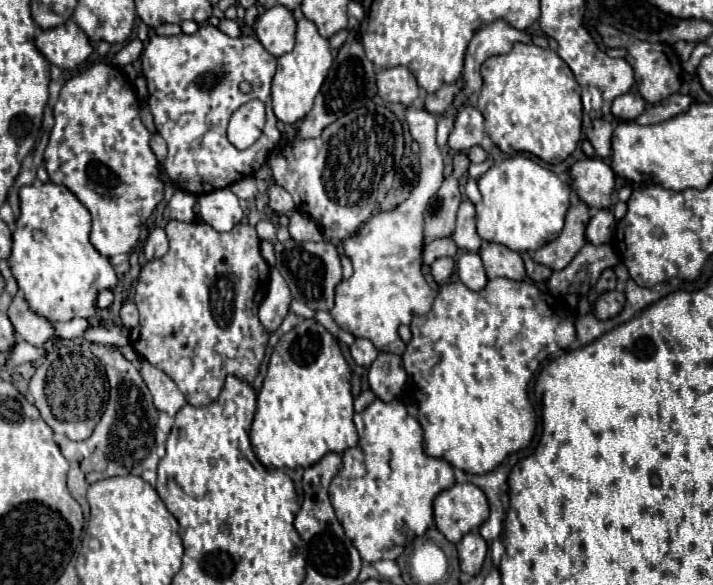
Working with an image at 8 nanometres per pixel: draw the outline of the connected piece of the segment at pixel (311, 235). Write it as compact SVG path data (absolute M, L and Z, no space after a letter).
M293 212L293 216L289 218L289 234L295 242L319 242L323 240L321 228L315 224L315 220L311 220L311 216L303 214L303 212Z

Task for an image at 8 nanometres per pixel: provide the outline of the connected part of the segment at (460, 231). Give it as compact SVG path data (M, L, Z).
M463 200L457 212L457 222L455 222L455 232L453 240L459 246L459 250L467 252L479 252L481 238L475 232L475 206L471 200Z

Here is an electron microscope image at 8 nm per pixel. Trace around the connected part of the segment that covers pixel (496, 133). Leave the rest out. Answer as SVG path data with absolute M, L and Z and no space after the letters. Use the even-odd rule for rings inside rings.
M517 42L511 52L487 58L481 66L481 76L483 90L479 94L479 112L485 116L485 132L503 152L527 152L547 164L559 164L577 148L582 129L581 88L571 68L559 58L557 52L532 43Z

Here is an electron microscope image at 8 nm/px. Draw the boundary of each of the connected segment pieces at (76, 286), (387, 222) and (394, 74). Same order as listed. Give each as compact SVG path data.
M53 182L29 184L19 190L21 216L13 232L13 252L7 258L11 272L23 292L29 308L47 318L49 322L67 322L71 318L91 318L97 312L97 294L101 290L113 290L117 286L117 274L109 258L99 254L89 242L91 214L79 202L79 198L67 188Z
M409 106L407 108L407 122L413 140L417 140L420 146L420 171L418 183L411 191L411 196L401 202L397 208L389 212L379 212L373 216L355 236L347 238L345 244L345 254L353 262L353 276L349 280L341 280L335 288L335 308L331 310L331 318L335 324L361 338L369 338L377 350L381 352L393 352L401 354L405 350L405 342L399 338L397 328L399 324L409 324L413 314L427 314L433 300L435 300L435 290L427 284L421 268L423 268L423 212L427 208L429 198L439 190L443 182L443 156L435 144L435 116L431 116L427 110L419 110Z
M403 66L379 70L375 80L379 84L377 94L385 102L399 102L399 104L409 106L419 96L419 86L417 86L413 74Z

